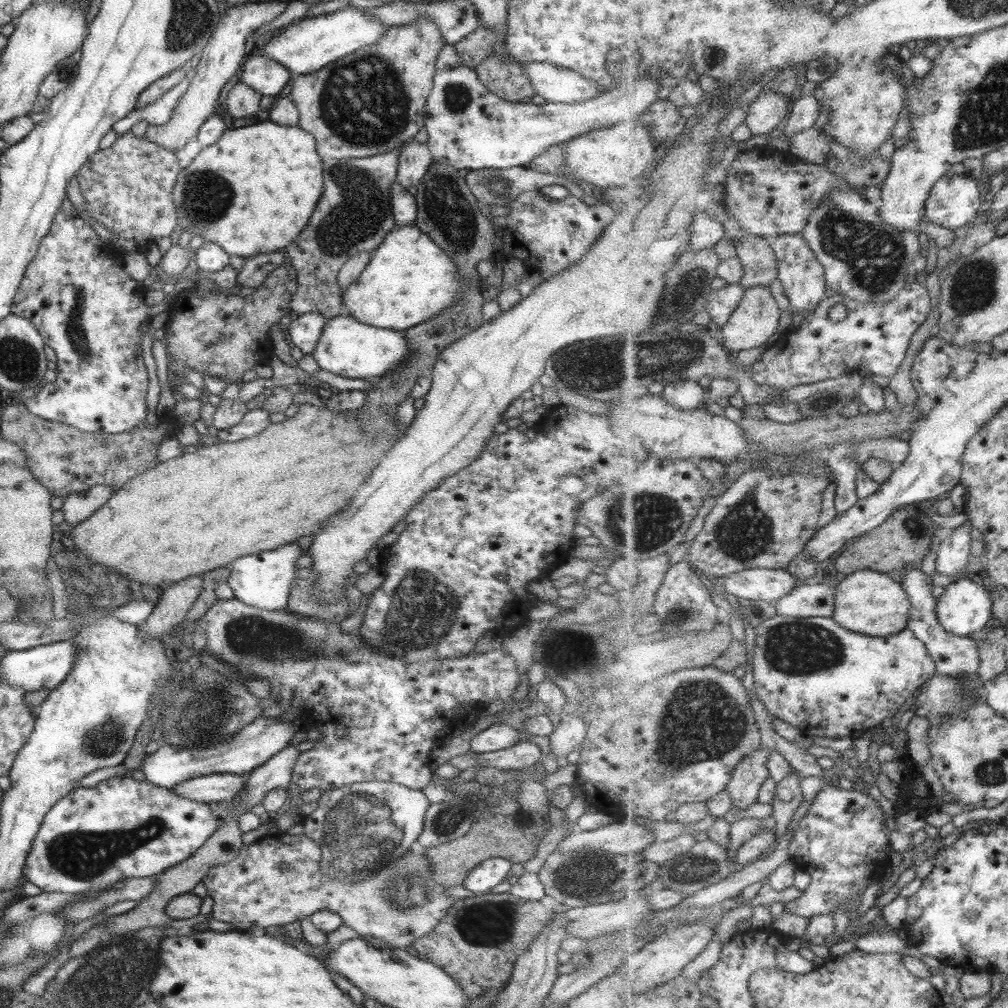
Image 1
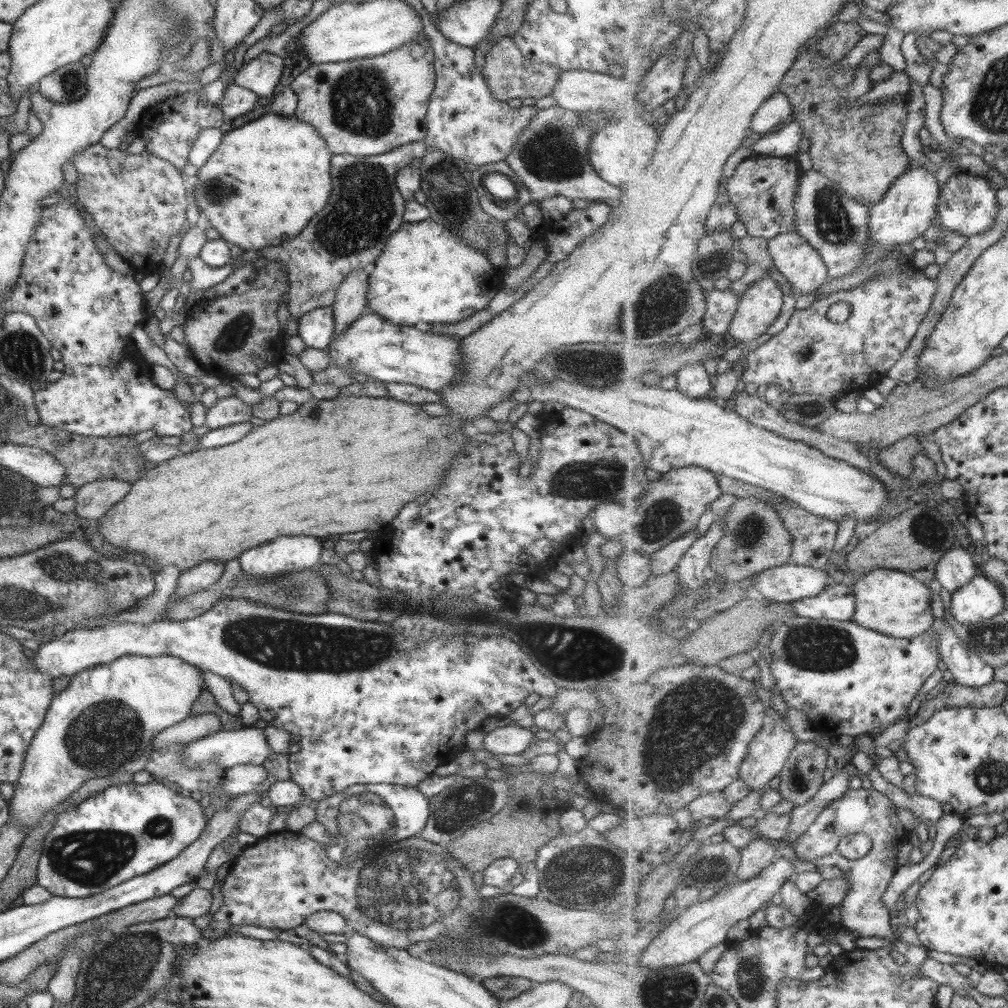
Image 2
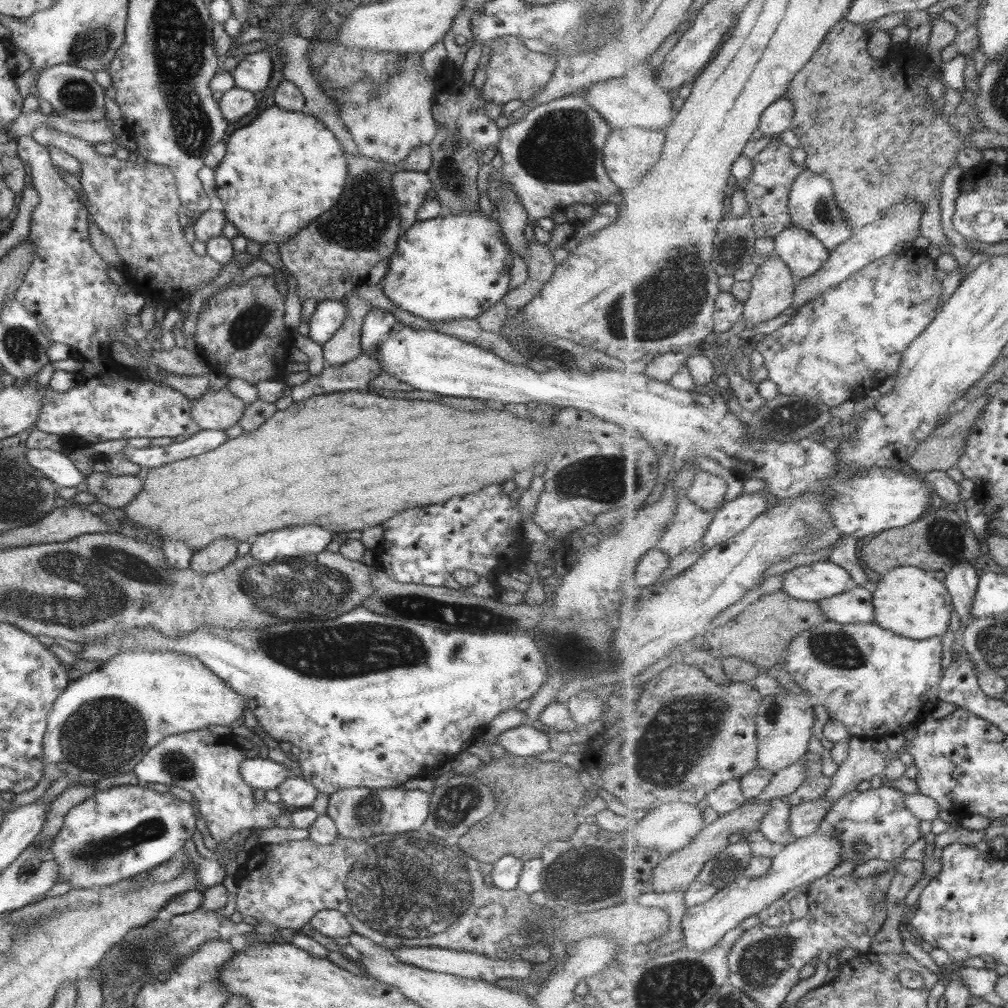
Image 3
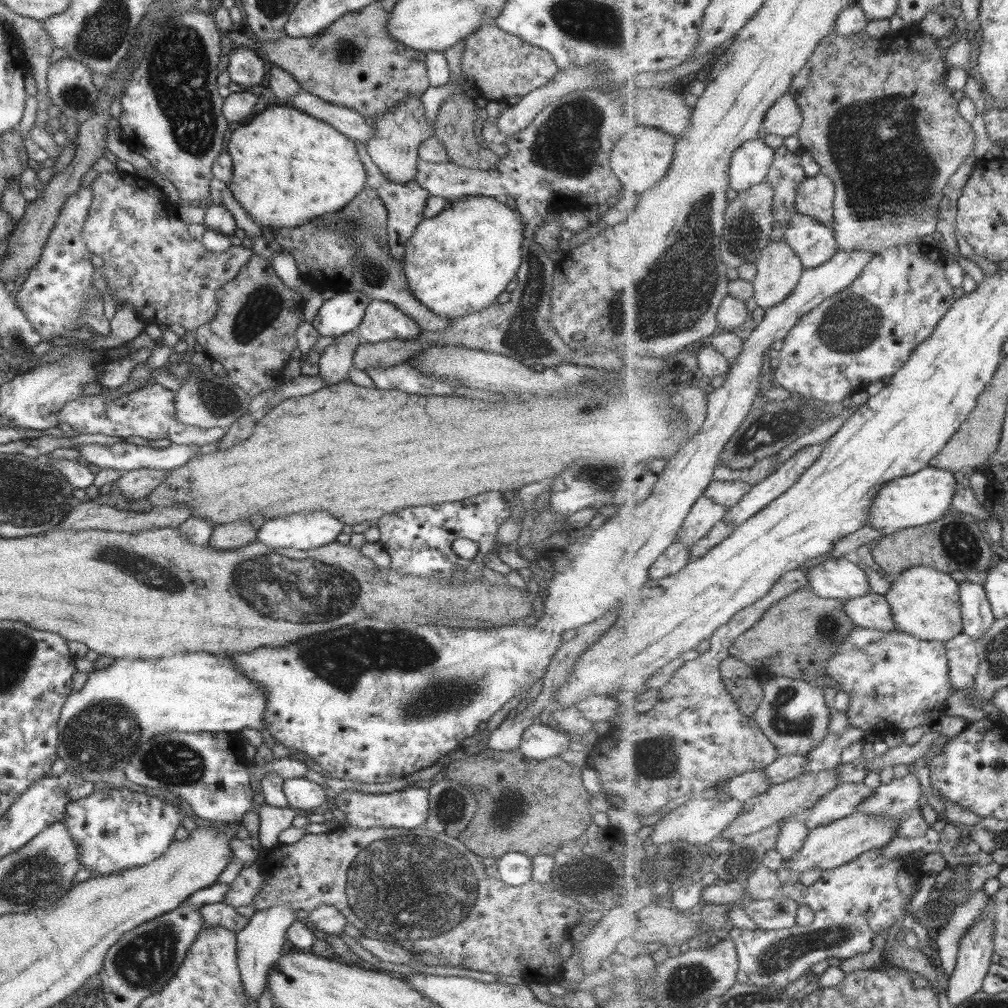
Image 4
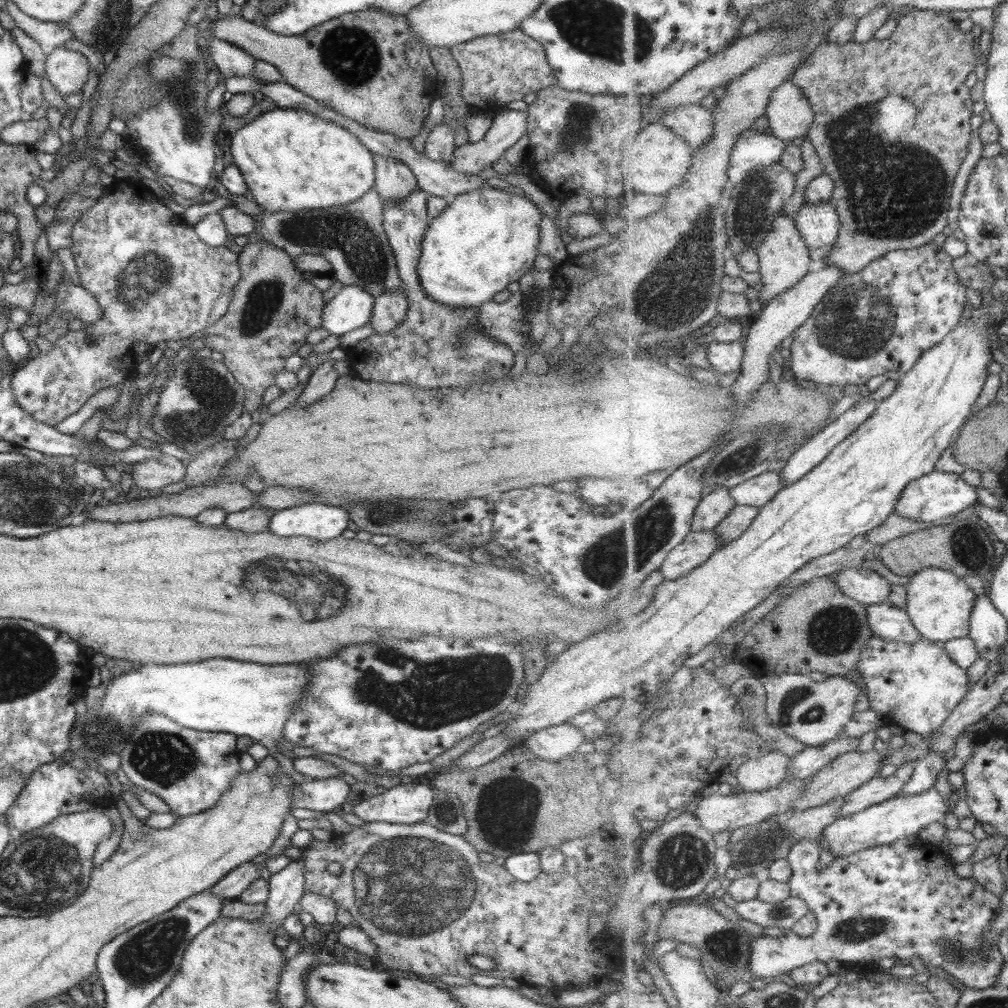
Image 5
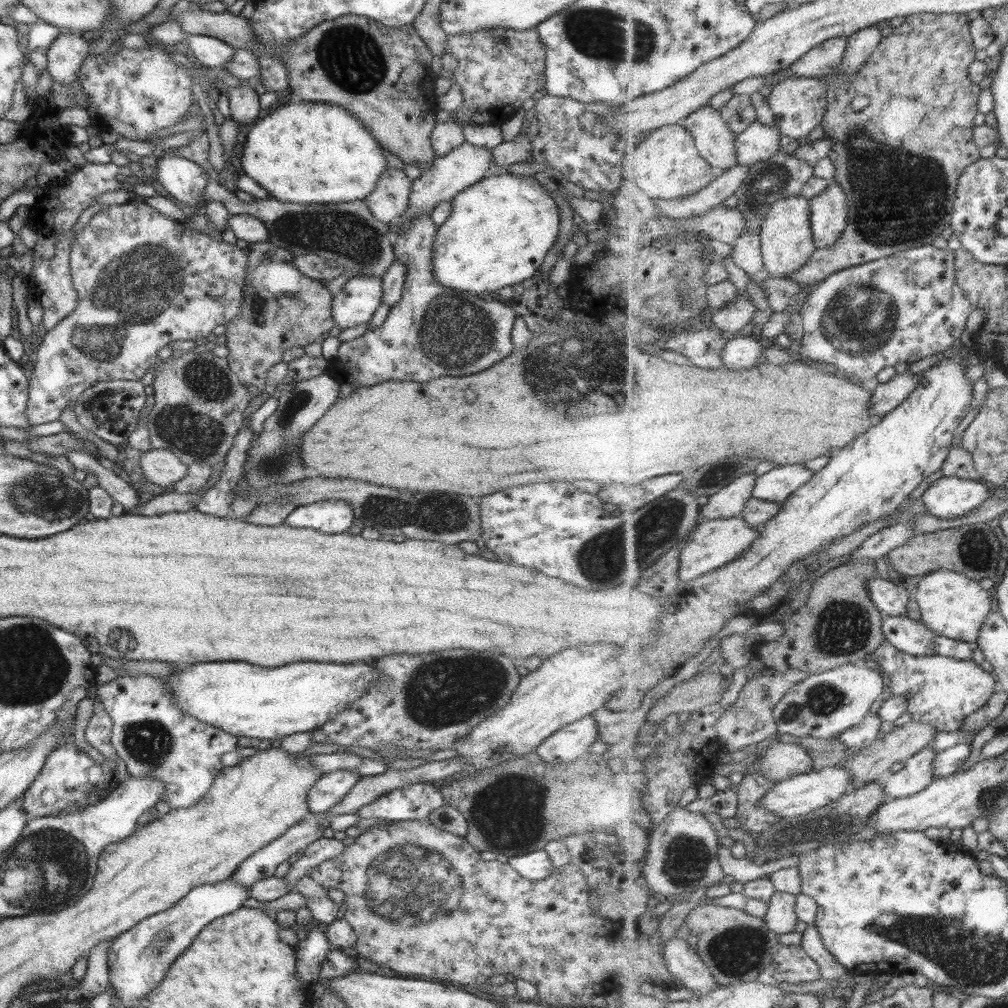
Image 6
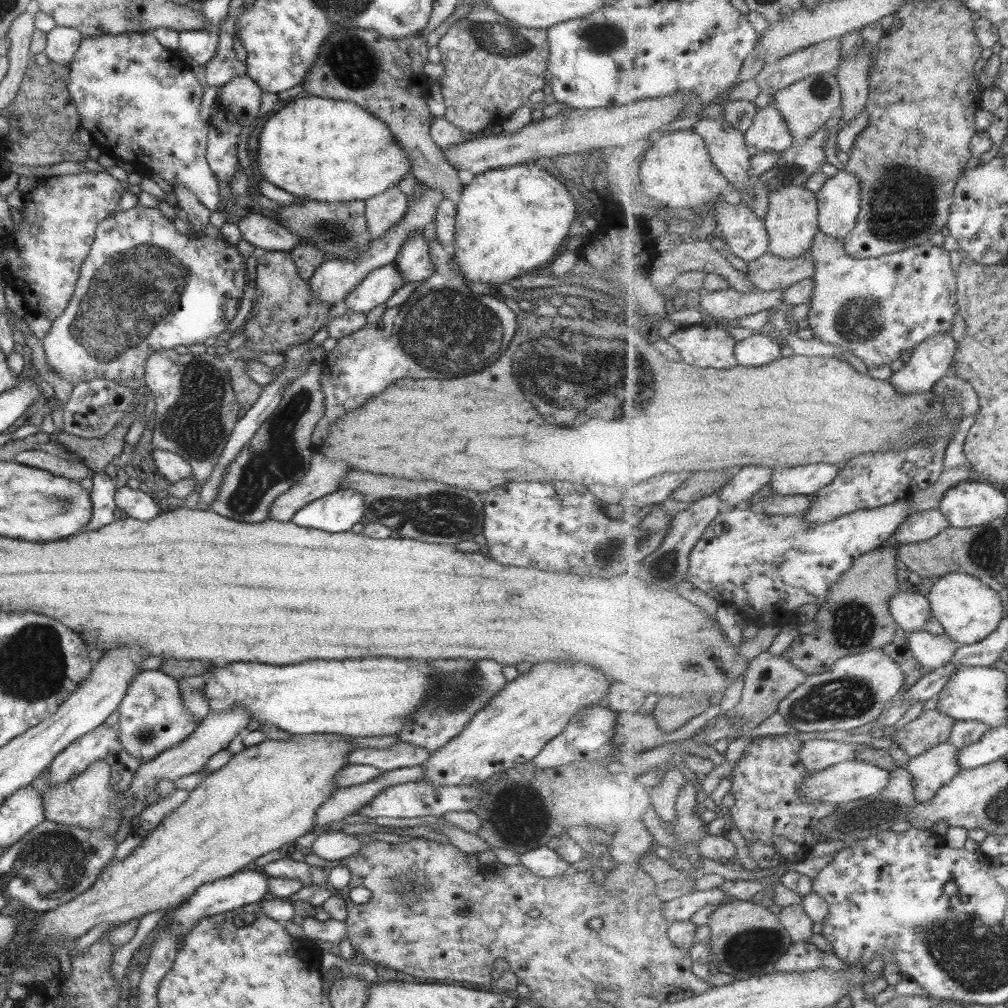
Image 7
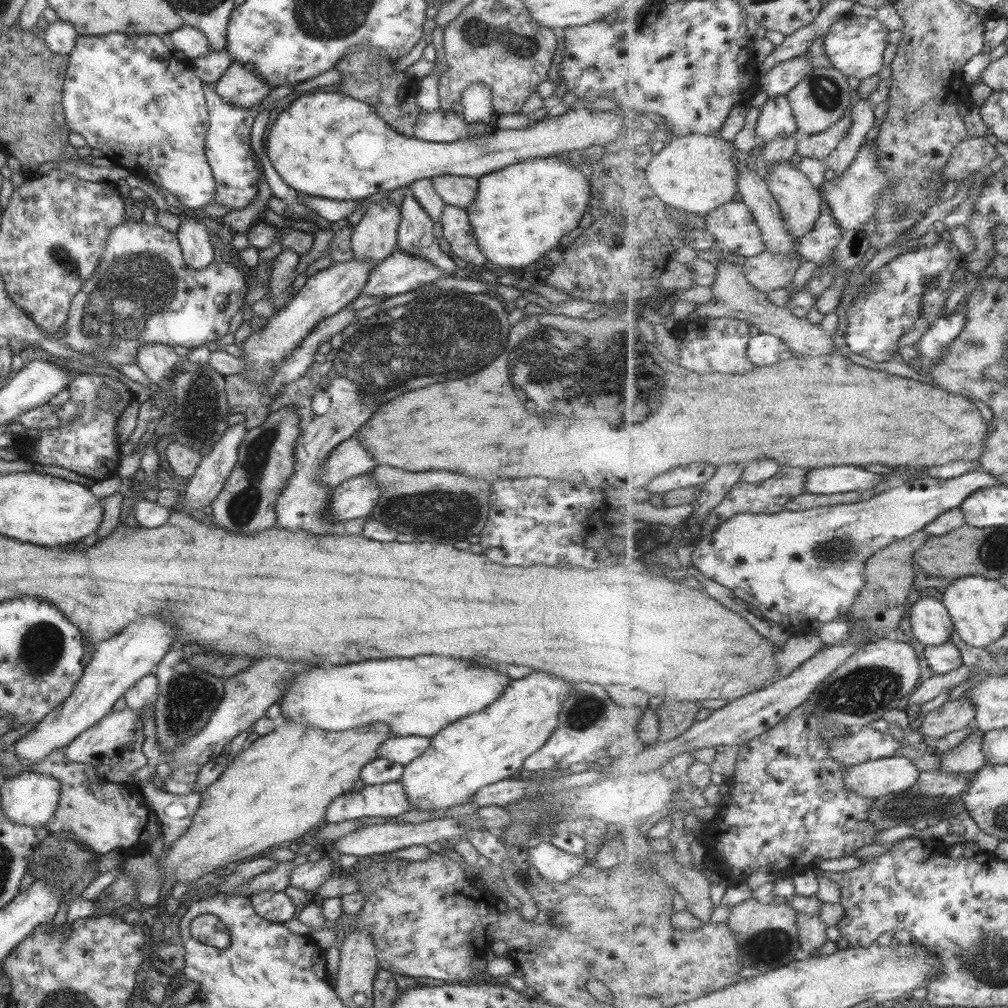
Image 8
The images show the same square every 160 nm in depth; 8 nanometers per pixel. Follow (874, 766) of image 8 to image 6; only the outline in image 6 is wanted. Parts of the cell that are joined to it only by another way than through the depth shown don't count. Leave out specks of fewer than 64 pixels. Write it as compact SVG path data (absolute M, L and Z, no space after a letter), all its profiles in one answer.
M839 766L826 767L818 772L795 775L793 778L782 780L764 794L760 806L781 817L805 816L811 811L827 806L830 802L838 801L853 790L855 788L852 786L852 772Z

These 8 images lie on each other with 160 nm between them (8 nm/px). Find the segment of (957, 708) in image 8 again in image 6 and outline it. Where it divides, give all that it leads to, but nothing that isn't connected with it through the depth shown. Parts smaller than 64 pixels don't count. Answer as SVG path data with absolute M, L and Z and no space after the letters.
M910 721L900 727L895 727L894 731L885 733L884 737L878 737L875 743L863 748L863 750L849 762L839 764L839 767L852 772L852 786L855 790L864 787L867 784L884 779L889 773L889 768L893 763L902 763L909 761L915 754L921 750L927 749L927 746L933 742L937 729L931 724L923 721Z

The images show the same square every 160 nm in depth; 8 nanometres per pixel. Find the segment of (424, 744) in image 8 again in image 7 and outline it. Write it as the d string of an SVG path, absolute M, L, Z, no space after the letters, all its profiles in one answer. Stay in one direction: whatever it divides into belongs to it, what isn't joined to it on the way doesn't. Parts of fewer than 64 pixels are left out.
M401 740L385 750L359 748L352 749L347 754L349 765L367 765L377 768L379 771L421 767L427 759L429 759L429 753L423 748L407 745Z

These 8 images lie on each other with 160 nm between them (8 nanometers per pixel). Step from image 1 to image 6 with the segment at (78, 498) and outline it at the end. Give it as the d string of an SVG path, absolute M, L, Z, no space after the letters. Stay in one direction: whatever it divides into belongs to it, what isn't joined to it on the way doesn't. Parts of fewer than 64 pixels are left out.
M151 448L143 452L139 457L139 466L149 483L165 488L181 481L187 470L187 465L167 449Z

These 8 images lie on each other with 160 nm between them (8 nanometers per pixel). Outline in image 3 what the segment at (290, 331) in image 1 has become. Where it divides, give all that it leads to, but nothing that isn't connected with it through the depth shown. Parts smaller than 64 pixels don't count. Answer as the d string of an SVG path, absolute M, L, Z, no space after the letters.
M340 300L321 301L308 319L308 338L322 346L332 338L343 322L344 306Z

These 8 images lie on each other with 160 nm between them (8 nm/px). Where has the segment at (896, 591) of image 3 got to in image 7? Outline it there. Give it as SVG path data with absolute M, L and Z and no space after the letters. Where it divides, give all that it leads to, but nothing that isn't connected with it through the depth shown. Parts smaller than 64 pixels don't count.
M949 573L937 578L927 594L933 609L933 614L943 625L946 634L962 645L975 644L985 640L997 630L1001 619L1005 616L1005 606L1001 602L999 585L989 585L980 578Z

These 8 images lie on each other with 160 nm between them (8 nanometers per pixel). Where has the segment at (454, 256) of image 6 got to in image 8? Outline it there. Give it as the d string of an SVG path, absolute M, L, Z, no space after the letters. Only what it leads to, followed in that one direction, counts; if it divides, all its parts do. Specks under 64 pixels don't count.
M558 155L531 158L520 163L510 164L505 168L478 176L475 200L465 211L469 227L475 237L477 249L483 253L488 268L526 267L550 250L555 250L562 236L578 228L582 215L587 212L590 195L589 179Z

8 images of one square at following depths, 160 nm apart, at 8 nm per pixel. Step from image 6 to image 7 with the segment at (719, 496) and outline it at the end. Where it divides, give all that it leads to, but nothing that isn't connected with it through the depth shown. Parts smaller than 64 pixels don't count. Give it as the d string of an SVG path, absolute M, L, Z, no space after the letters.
M766 466L741 467L721 490L721 501L725 503L725 508L746 507L751 497L770 482L775 471L774 467Z

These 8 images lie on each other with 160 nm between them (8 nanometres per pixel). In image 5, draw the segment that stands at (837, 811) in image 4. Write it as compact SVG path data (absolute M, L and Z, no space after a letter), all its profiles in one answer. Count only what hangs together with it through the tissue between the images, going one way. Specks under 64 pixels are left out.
M913 764L901 765L888 777L873 777L869 782L862 784L858 789L852 790L846 803L840 808L840 816L848 817L858 812L867 810L867 807L881 804L891 797L901 794L904 784L913 776Z

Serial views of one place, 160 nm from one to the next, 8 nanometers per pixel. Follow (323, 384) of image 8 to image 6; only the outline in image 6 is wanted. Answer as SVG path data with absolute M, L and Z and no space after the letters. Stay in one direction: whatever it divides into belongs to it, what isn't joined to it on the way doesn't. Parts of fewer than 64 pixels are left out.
M427 214L411 220L405 225L405 230L397 234L391 246L395 260L405 267L403 293L399 302L389 309L385 320L379 326L366 331L354 340L340 341L337 355L328 361L328 367L325 370L325 374L338 384L339 397L347 396L347 393L358 386L371 386L389 379L427 382L437 376L475 374L475 372L491 368L495 362L509 356L513 351L509 333L515 320L515 313L508 302L481 300L486 297L453 291L453 289L439 285L433 279L431 248L433 248L436 234L437 228Z

